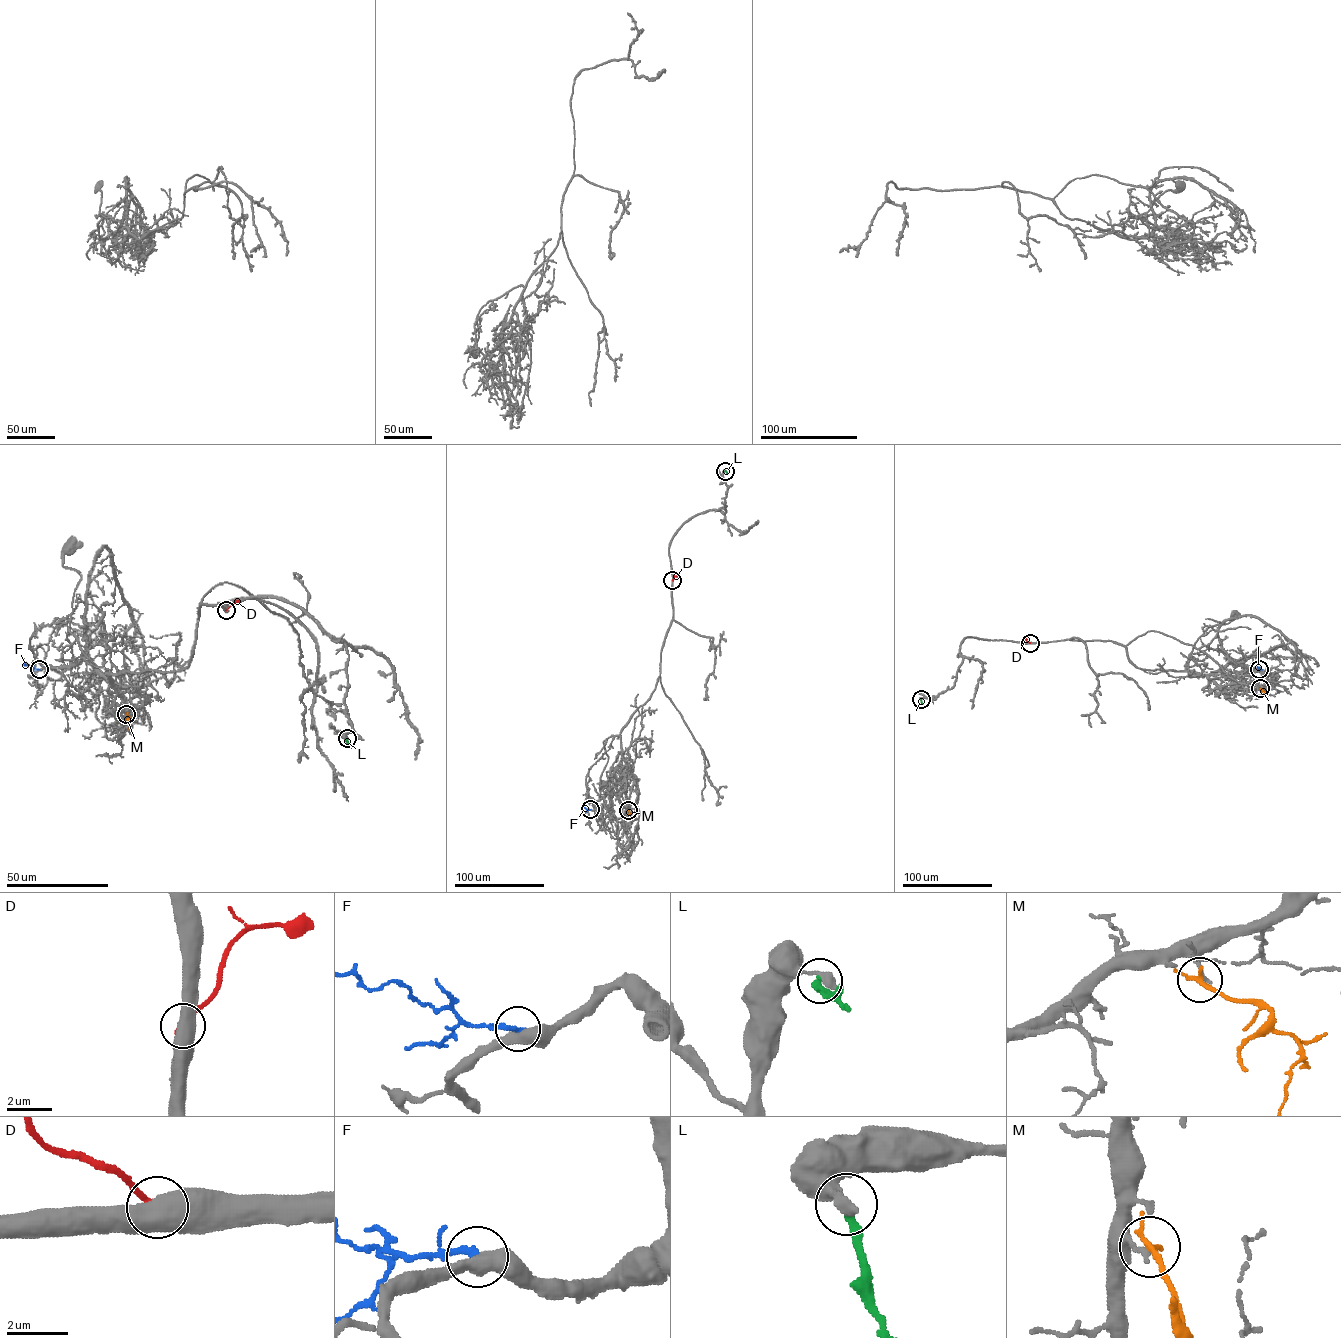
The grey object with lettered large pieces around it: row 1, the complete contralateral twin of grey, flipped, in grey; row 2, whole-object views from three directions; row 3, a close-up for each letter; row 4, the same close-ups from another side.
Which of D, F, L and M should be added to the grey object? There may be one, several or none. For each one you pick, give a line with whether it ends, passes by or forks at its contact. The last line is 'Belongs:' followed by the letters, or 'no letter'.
Belongs: no letter

